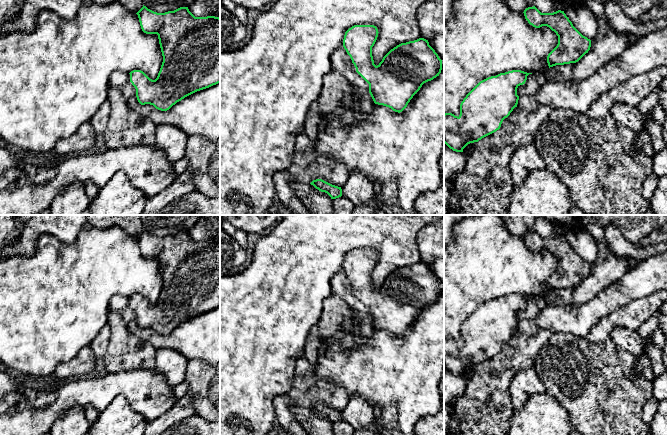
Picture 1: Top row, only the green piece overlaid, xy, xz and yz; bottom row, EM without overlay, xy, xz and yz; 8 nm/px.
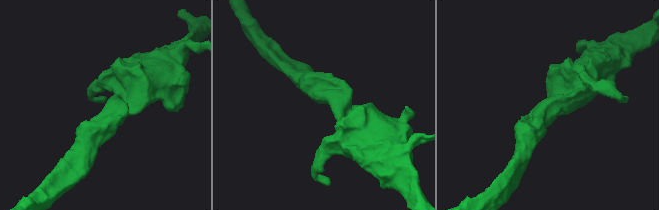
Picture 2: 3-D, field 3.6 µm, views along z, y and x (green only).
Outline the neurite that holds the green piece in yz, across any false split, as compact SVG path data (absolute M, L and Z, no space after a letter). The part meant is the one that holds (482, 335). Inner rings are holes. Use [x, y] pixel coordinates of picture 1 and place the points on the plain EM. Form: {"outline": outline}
{"outline": "M512 294L480 305L461 326L459 340L444 338L444 367L453 375L463 376L468 368L499 354L503 344L517 331L517 312L525 308L529 298L532 297Z"}

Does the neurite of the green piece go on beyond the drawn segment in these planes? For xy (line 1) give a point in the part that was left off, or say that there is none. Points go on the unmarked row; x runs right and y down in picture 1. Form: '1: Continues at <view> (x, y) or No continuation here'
1: No continuation here

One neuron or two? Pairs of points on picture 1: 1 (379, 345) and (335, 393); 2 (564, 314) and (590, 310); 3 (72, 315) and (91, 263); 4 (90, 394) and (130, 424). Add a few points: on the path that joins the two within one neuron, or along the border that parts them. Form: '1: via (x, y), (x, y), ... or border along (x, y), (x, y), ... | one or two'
1: border along (319, 378), (338, 384), (342, 388) | two
2: via (570, 319), (580, 319), (584, 316) | one
3: via (74, 302), (74, 283), (80, 276) | one
4: border along (131, 407), (123, 396), (118, 395), (99, 412) | two

